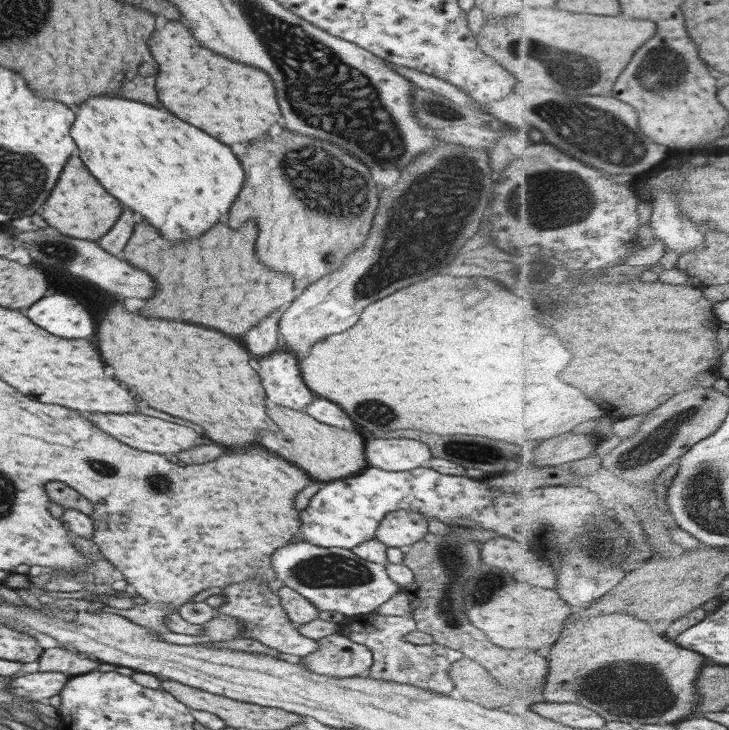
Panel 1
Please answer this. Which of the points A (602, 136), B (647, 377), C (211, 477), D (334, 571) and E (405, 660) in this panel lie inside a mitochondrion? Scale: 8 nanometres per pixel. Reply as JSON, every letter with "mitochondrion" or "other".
{"A":"mitochondrion","B":"other","C":"other","D":"mitochondrion","E":"mitochondrion"}

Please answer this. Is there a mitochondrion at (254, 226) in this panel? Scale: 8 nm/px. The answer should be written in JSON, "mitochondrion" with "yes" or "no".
{"mitochondrion":"no"}

